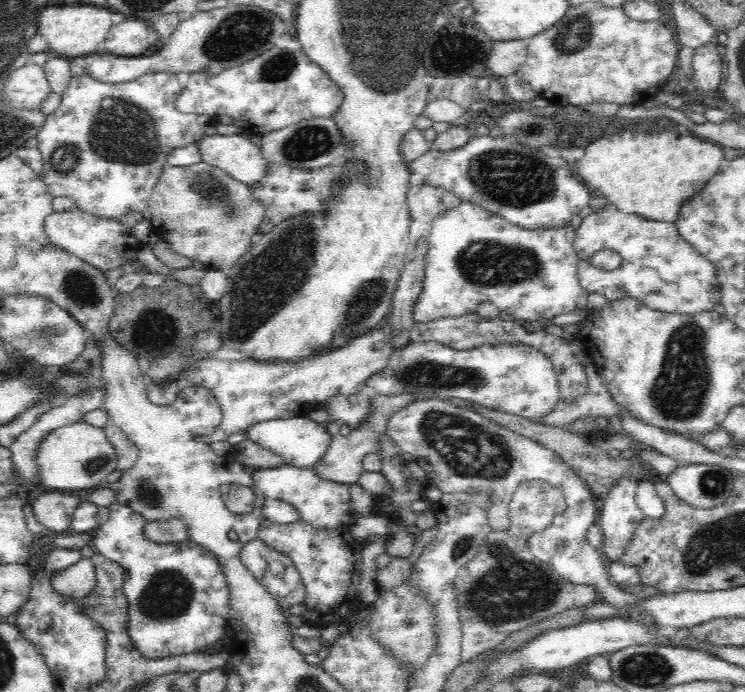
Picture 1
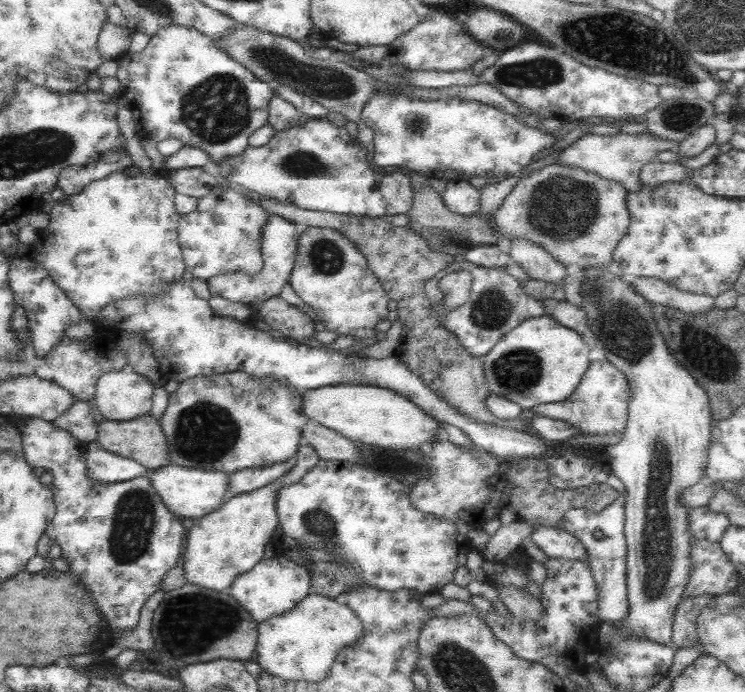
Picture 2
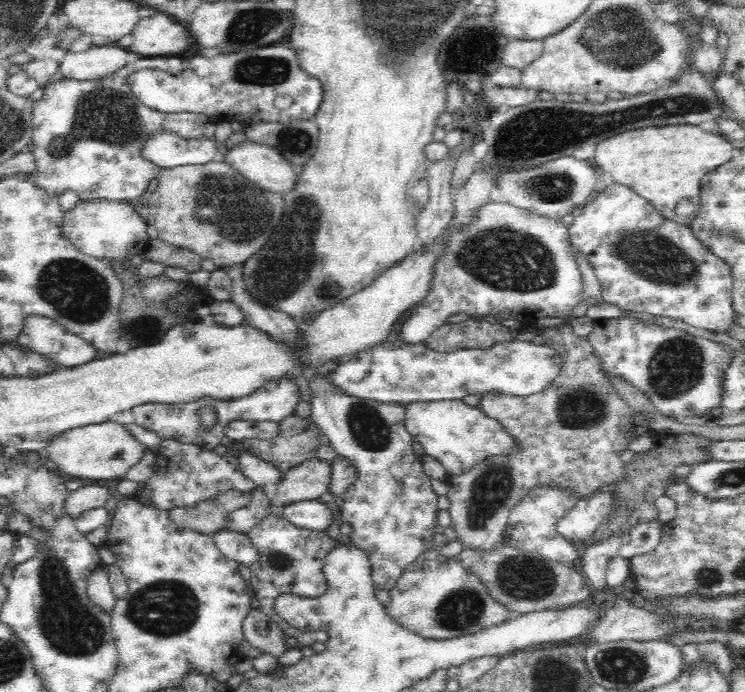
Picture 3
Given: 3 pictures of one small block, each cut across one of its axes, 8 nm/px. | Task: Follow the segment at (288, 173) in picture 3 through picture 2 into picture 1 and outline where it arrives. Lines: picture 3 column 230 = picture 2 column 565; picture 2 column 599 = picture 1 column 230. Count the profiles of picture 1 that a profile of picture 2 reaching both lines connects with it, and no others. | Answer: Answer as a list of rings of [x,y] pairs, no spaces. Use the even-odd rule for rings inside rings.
[[[215,133],[209,136],[204,135],[196,145],[201,162],[212,168],[219,168],[226,176],[238,182],[251,185],[257,183],[265,175],[268,162],[264,160],[260,149],[247,139],[245,134],[222,135]]]

